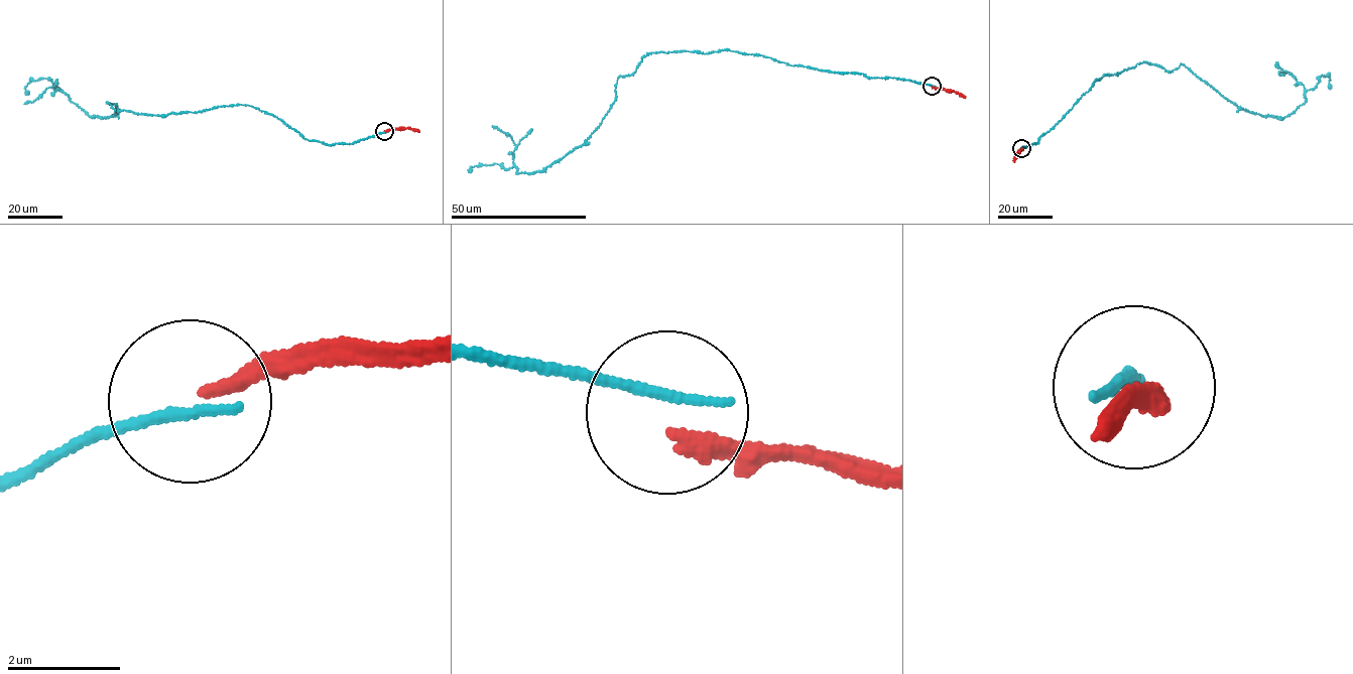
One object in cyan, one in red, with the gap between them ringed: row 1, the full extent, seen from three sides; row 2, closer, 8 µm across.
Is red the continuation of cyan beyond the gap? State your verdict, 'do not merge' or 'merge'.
do not merge

